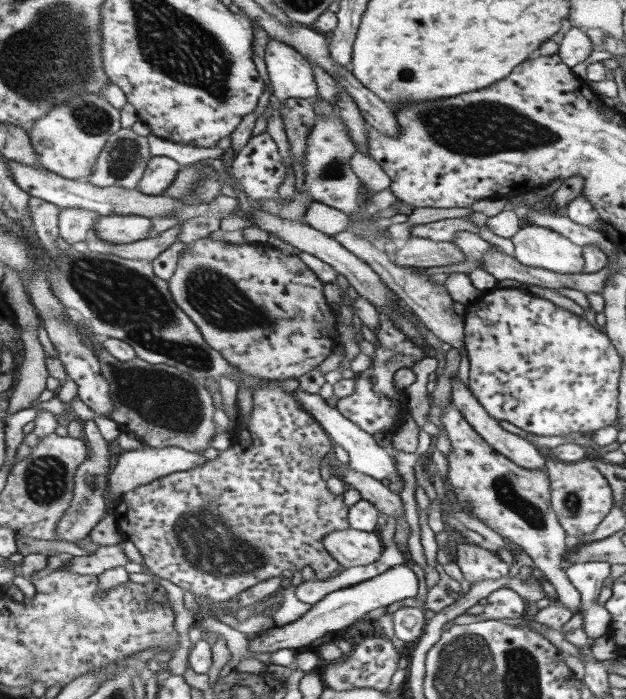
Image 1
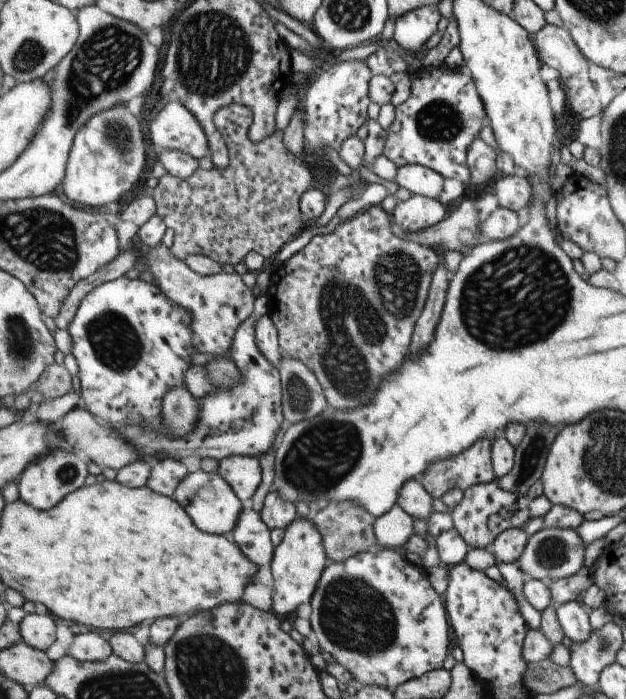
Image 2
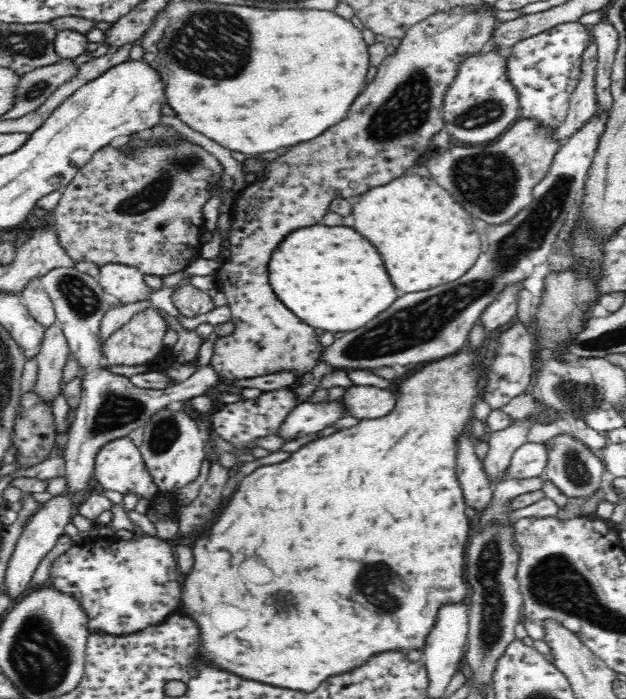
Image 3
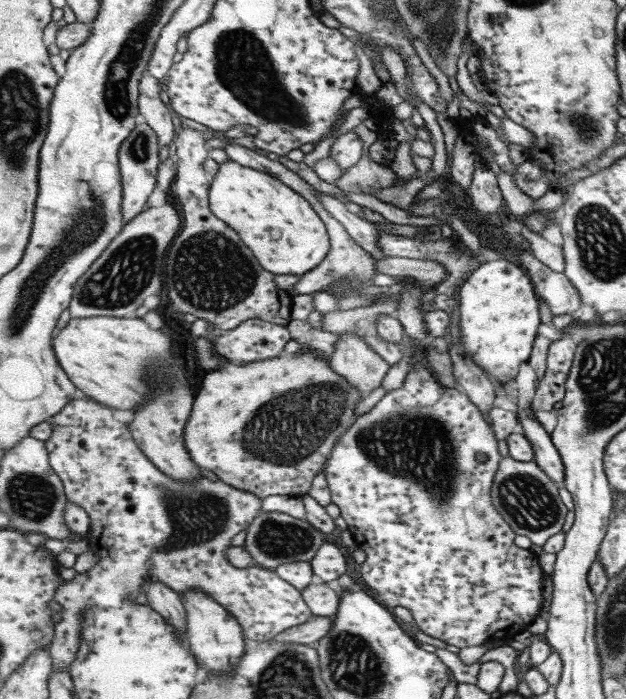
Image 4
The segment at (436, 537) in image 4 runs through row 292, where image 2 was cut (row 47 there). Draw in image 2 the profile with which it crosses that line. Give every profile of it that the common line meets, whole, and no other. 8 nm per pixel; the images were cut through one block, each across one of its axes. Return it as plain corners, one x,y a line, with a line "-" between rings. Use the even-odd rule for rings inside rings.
436,5
419,7
396,18
394,39
403,51
419,52
443,24
443,16

